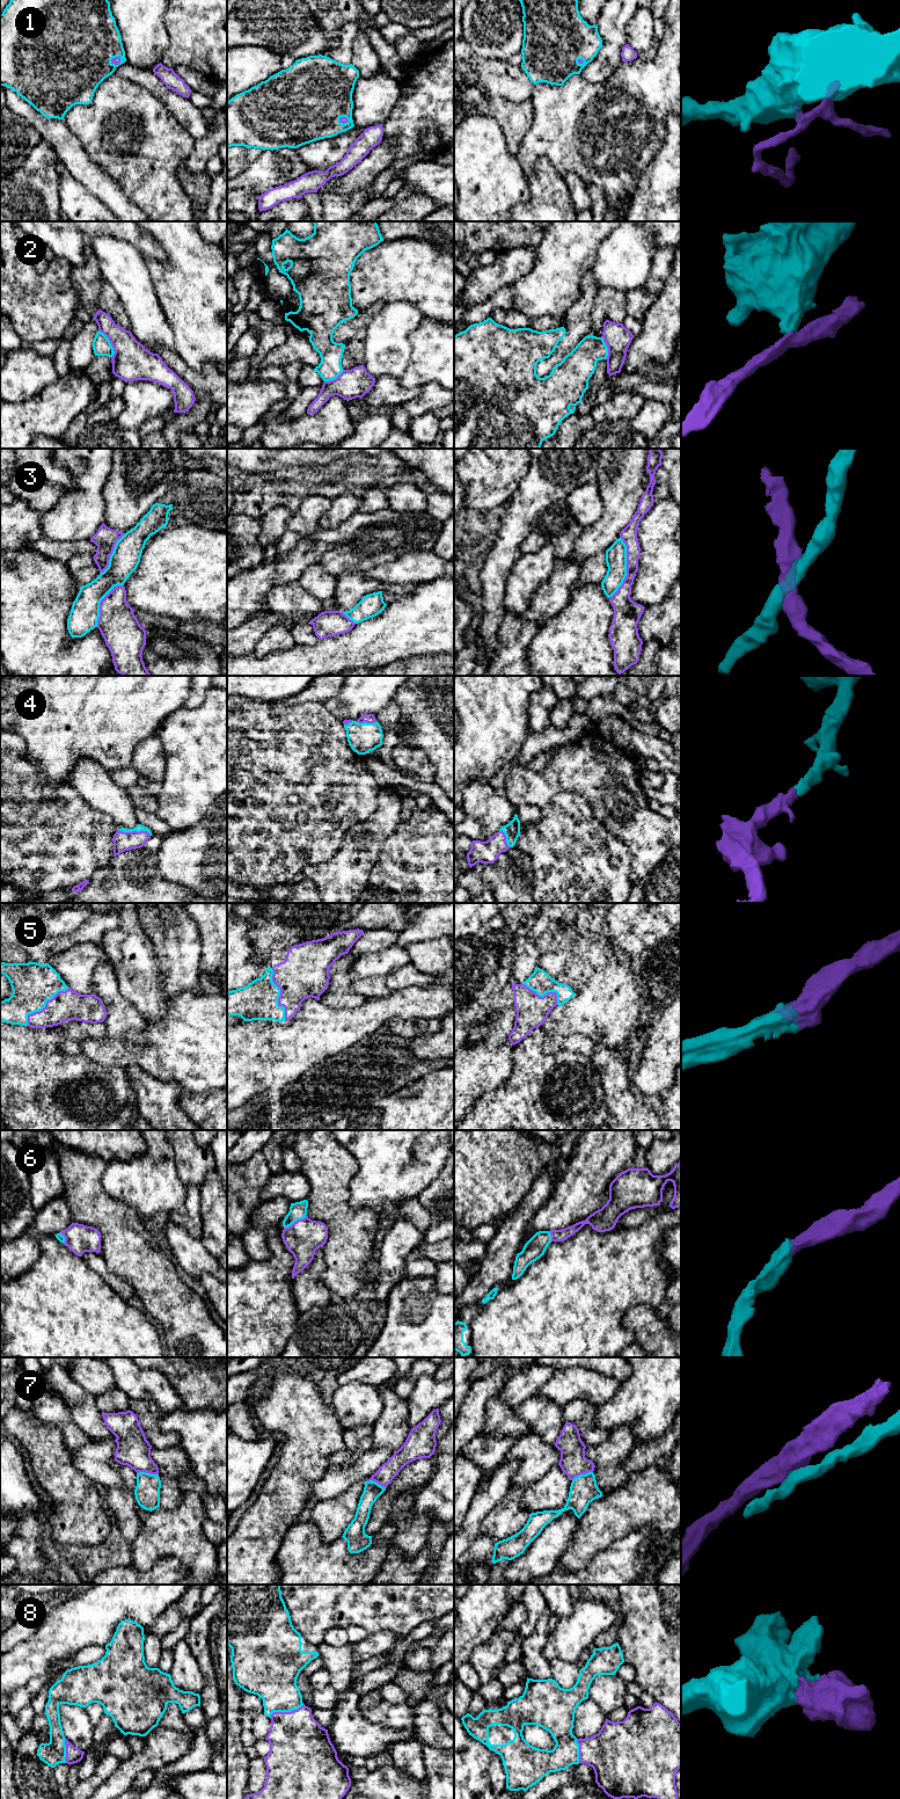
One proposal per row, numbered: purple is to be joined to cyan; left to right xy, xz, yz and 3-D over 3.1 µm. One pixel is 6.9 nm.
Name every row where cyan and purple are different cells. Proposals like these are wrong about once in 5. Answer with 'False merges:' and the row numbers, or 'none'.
False merges: 2, 3, 7

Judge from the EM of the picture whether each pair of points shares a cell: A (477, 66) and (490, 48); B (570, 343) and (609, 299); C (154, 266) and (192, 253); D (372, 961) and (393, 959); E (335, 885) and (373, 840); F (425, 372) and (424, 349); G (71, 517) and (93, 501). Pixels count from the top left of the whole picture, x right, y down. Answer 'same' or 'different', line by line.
A: different
B: different
C: same
D: same
E: same
F: same
G: same

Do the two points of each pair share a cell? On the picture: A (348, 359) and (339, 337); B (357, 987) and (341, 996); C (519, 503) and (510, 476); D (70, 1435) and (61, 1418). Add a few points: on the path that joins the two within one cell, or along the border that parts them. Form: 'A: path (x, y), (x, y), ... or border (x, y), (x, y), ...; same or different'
A: border (364, 327), (344, 343); different
B: border (356, 977), (352, 990), (366, 998); different
C: border (529, 467), (507, 502); different
D: path (70, 1430), (64, 1422); same

